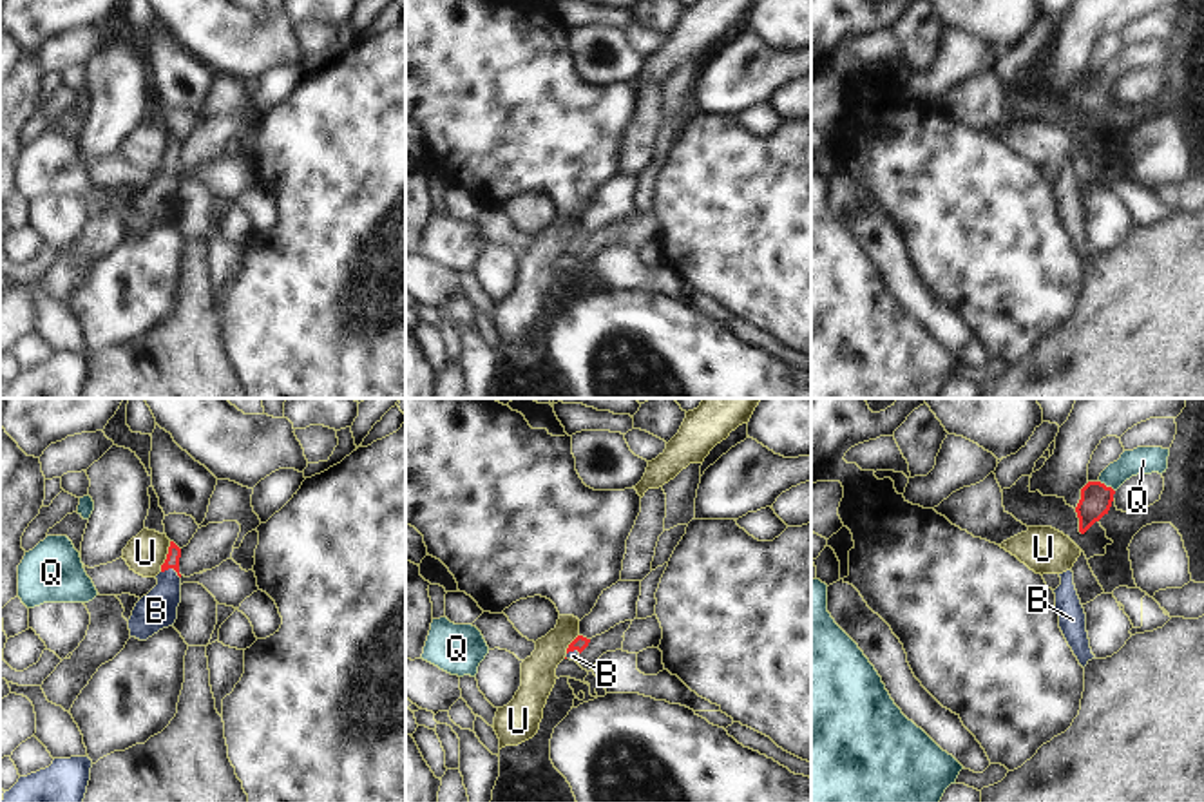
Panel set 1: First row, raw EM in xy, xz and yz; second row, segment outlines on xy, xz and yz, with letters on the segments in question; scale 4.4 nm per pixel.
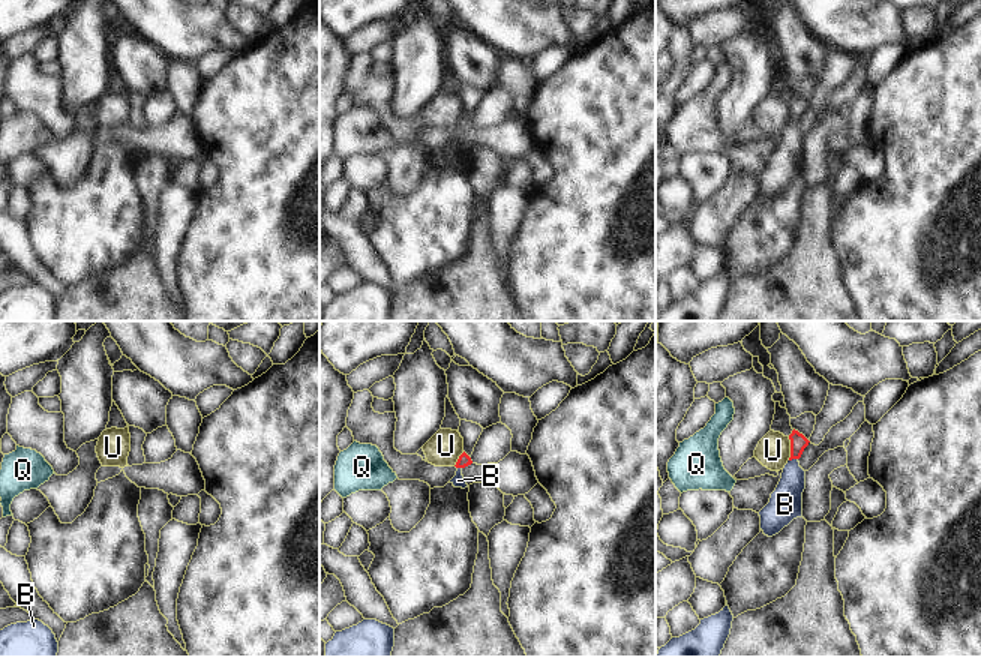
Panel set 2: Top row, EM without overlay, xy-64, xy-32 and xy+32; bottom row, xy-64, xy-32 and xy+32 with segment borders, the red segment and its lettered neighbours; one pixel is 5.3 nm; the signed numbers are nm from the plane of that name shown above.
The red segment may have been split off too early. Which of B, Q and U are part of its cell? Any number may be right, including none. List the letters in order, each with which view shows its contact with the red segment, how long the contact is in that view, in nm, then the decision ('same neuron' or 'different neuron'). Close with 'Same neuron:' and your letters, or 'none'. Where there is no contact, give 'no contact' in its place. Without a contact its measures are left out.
B: xy | 90 nm | same neuron
Q: yz | 90 nm | different neuron
U: xy | 140 nm | different neuron
Same neuron: B

